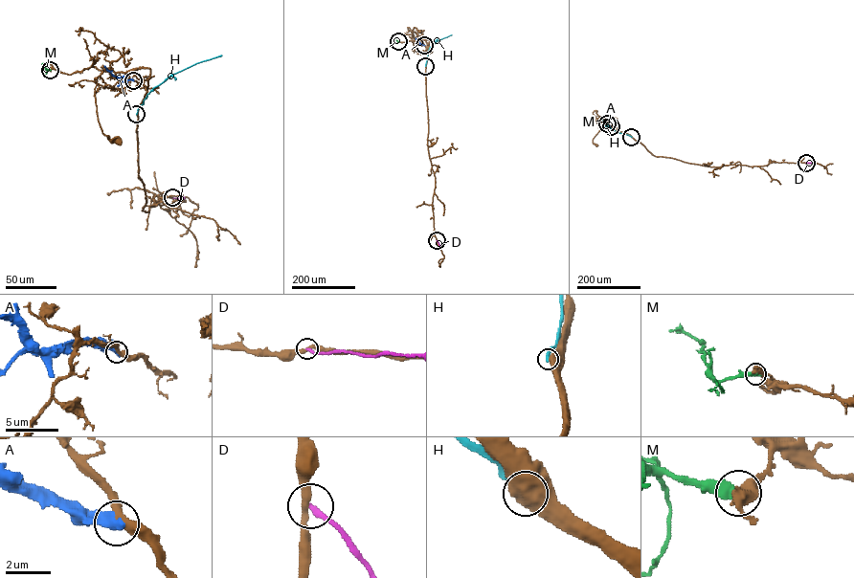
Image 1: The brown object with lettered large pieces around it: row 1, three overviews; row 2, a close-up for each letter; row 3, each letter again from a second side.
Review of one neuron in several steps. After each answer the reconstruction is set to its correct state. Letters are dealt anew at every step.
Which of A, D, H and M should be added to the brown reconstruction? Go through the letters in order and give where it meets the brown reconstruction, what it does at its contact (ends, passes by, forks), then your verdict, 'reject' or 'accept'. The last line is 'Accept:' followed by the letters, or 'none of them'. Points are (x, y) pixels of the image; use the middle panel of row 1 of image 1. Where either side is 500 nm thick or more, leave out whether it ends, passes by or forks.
A: (424, 45) | it ends | reject
D: (437, 240) | it ends | reject
H: (425, 66) | reject
M: (398, 41) | reject
Accept: none of them

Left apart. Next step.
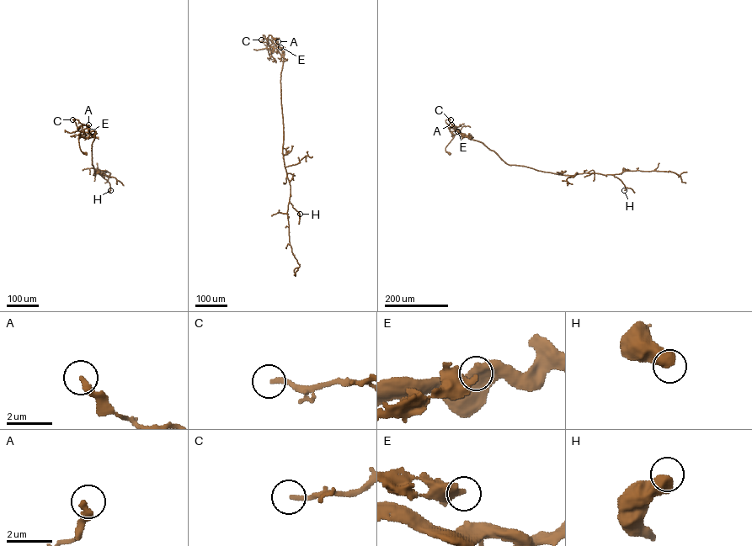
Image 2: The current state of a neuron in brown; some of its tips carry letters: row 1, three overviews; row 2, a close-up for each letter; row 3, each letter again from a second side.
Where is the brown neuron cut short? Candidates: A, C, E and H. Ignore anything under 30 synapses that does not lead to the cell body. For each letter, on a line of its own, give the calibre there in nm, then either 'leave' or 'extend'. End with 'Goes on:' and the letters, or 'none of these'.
A: 320 nm thick; leave
C: 190 nm thick; leave
E: 400 nm thick; extend
H: 550 nm thick; leave
Goes on: E

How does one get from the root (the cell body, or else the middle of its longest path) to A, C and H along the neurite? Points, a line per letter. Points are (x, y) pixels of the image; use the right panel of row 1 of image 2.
A: (450, 153), (445, 147), (458, 131), (451, 124)
C: (450, 153), (445, 147), (458, 131), (450, 119)
H: (450, 153), (445, 147), (458, 130), (482, 142), (509, 164), (564, 175), (612, 174), (621, 181), (624, 190)

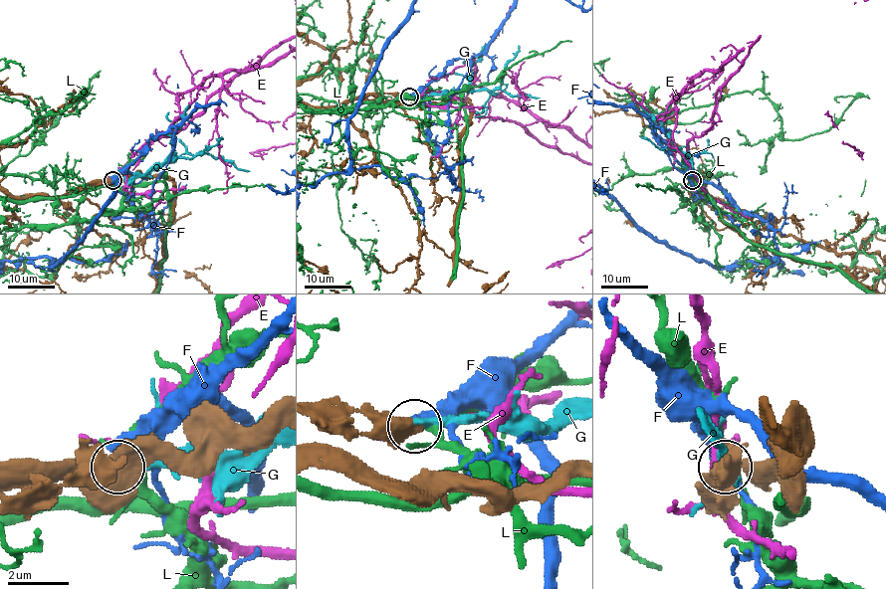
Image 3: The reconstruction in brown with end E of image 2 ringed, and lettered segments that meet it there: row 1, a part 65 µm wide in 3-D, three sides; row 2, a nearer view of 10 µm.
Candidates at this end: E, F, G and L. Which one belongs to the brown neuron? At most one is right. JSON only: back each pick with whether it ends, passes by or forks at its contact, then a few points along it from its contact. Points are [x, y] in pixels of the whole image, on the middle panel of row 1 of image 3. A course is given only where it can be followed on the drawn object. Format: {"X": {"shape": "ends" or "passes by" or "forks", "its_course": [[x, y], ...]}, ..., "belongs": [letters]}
{"G": {"shape": "ends", "its_course": [[408, 96], [494, 89], [546, 100]]}, "belongs": ["G"]}

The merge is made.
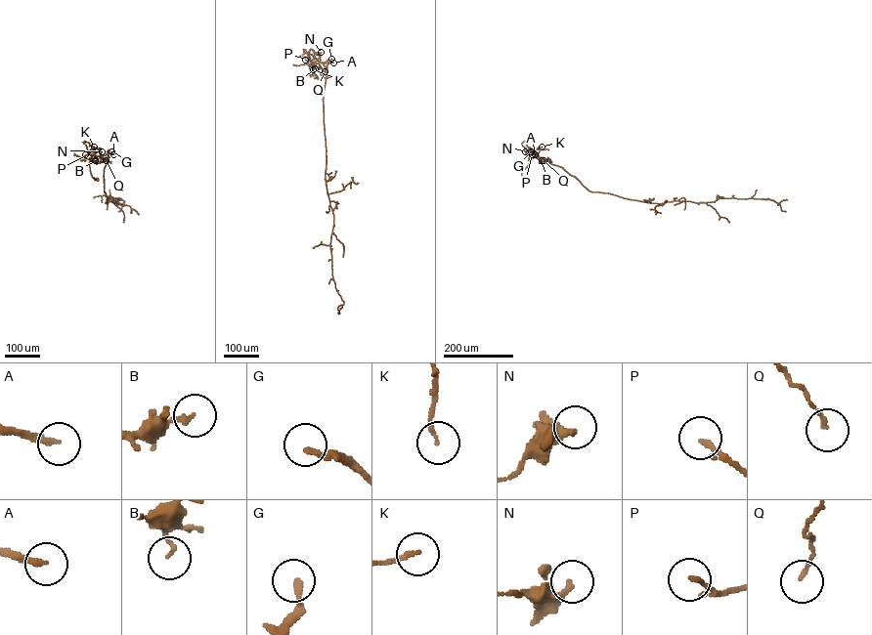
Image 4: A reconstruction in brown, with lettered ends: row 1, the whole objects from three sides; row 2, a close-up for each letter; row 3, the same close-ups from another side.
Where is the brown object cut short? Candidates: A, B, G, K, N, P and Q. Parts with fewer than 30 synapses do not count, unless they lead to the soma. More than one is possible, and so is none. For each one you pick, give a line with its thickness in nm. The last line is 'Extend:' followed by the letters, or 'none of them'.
A: 200 nm thick
G: 170 nm thick
Extend: A, G

